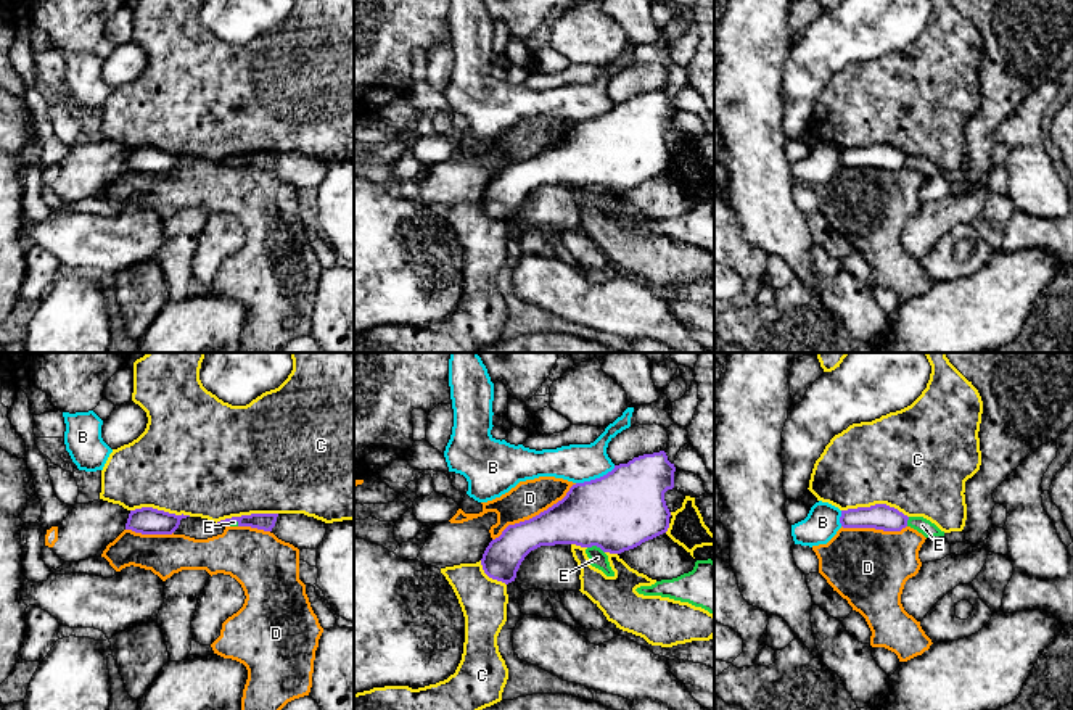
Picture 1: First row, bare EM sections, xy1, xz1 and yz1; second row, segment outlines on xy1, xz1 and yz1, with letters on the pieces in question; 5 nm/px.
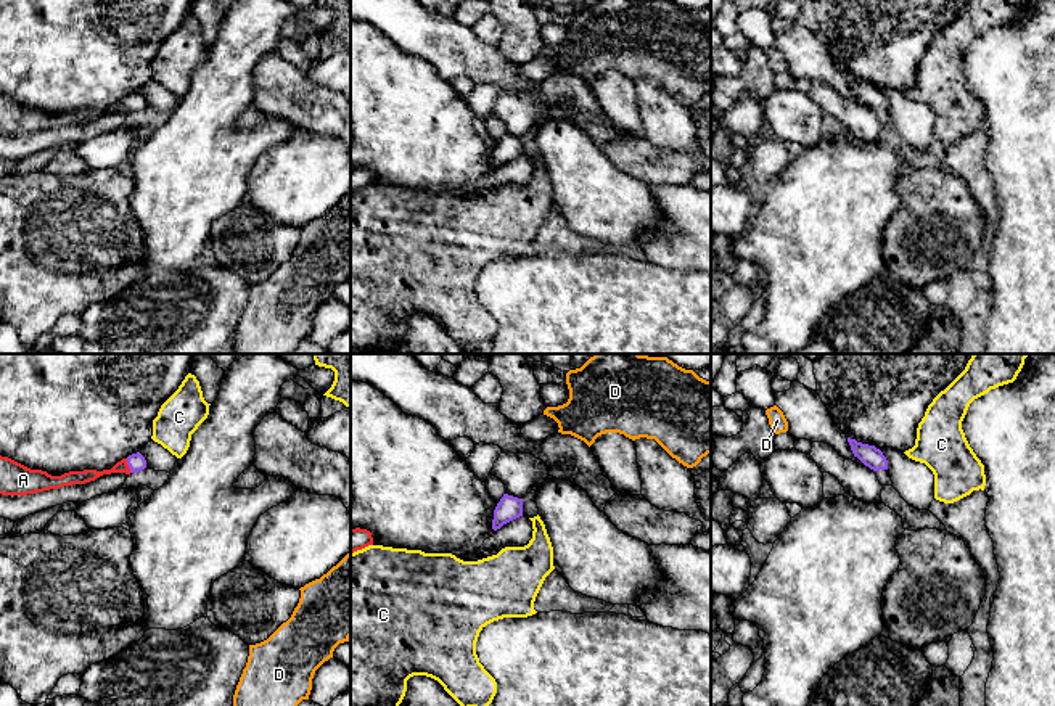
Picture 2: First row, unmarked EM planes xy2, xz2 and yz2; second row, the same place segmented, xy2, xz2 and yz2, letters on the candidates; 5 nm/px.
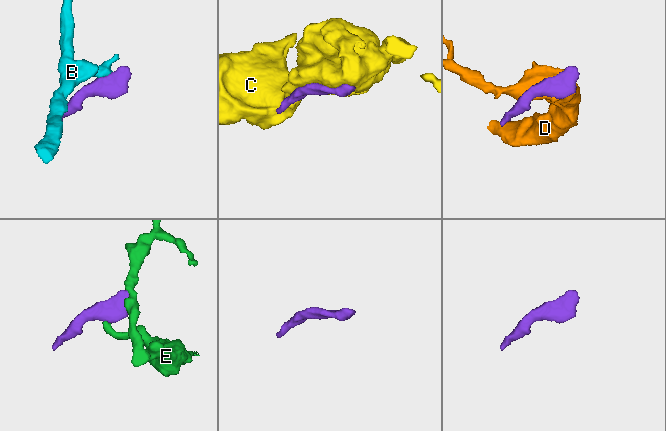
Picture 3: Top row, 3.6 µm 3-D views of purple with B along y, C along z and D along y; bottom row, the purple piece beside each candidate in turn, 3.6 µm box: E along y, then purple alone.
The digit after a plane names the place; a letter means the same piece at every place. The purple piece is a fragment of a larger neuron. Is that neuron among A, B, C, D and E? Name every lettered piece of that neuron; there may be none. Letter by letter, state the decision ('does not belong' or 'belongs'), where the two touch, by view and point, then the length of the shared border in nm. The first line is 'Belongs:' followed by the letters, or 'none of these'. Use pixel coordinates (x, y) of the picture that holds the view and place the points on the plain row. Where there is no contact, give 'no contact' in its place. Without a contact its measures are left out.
Belongs: A
A: belongs; meets purple in xy2 at (127, 103); contact 80 nm long
B: does not belong; meets purple in xz1 at (596, 118); contact 220 nm long
C: does not belong; meets purple in yz1 at (875, 144); contact 340 nm long
D: does not belong; meets purple in xz1 at (536, 155); contact 500 nm long
E: does not belong; meets purple in xz1 at (596, 184); contact 90 nm long

